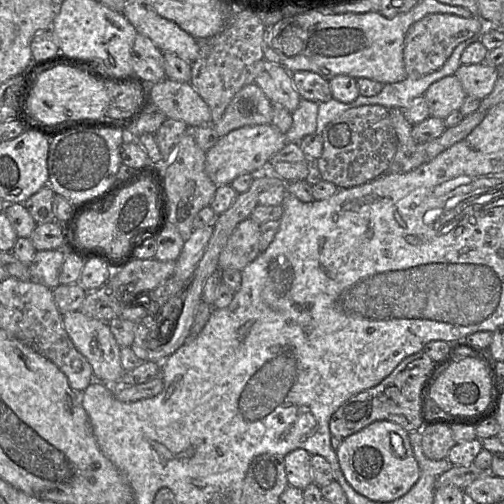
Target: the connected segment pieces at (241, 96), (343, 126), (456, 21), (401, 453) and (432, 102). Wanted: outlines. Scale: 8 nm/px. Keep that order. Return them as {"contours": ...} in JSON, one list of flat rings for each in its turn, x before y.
{"contours":[[[254,82,243,86,232,98,221,120,213,127,219,137,247,126,271,124,272,102]],[[362,105,344,111,325,126,321,136,323,150,314,162,314,173,338,189,360,186,386,173,399,147,389,110,381,105]],[[441,13,428,14,415,22,404,40,403,59,407,77,417,79,439,70,461,42,481,35,486,26,478,17,462,18]],[[375,421,346,437,336,453,348,483,357,493,375,502,392,502,402,497,420,477,409,432,391,421]],[[450,75,432,83,423,96,430,116,444,120,461,108,467,95,458,78]]]}

